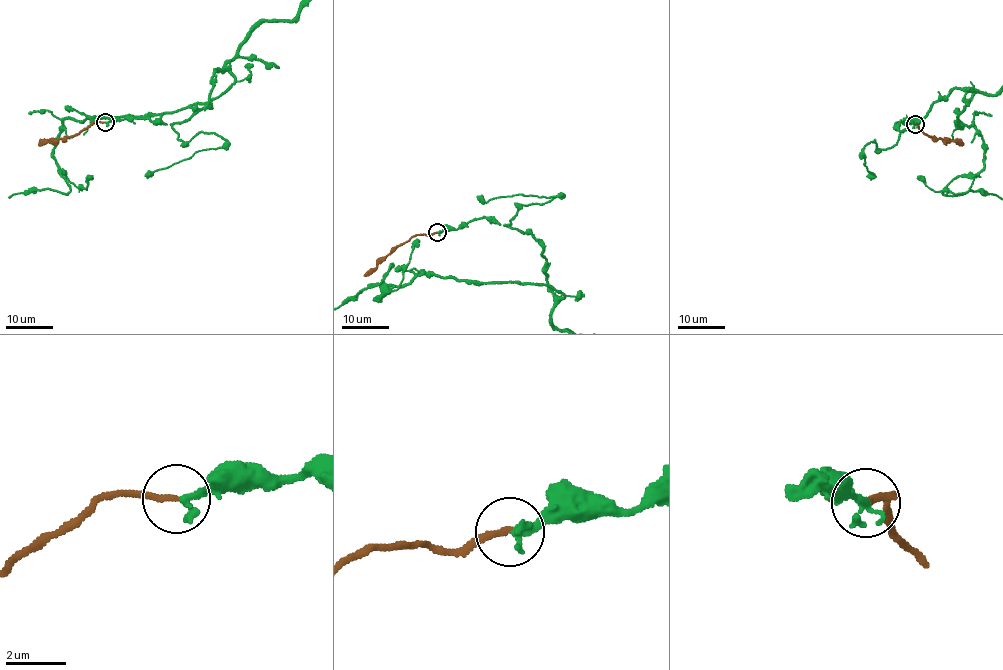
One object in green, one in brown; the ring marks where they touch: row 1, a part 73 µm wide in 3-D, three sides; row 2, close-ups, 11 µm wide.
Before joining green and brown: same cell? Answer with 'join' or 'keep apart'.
join

